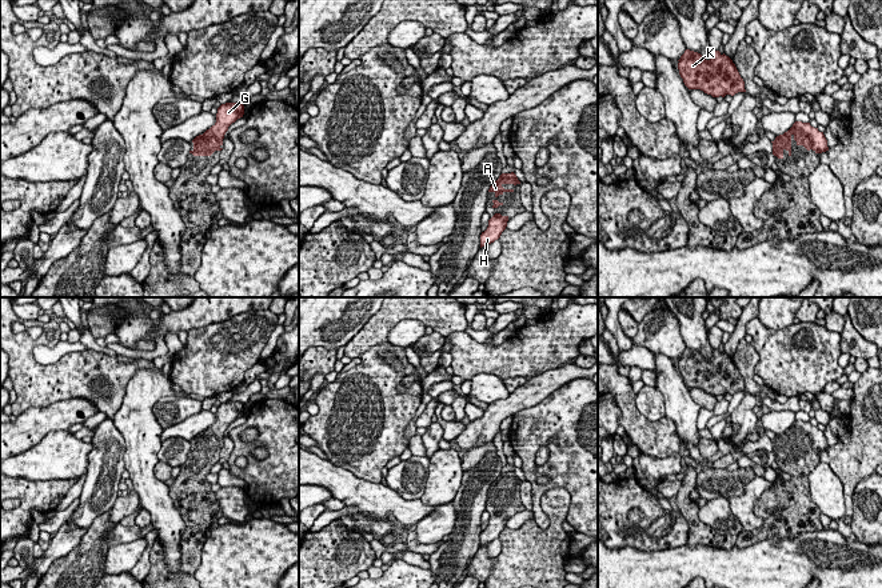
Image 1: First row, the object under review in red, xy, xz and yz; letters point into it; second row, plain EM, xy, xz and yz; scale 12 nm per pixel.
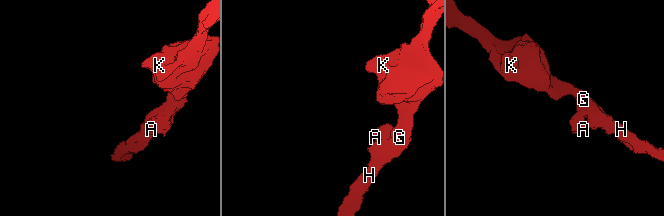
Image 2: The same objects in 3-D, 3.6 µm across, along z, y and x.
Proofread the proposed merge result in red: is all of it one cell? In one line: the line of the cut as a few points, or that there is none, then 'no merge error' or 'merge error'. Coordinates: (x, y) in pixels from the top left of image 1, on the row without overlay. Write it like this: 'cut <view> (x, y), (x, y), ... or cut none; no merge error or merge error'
cut none; no merge error

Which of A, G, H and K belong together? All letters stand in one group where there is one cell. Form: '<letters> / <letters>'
A G H K

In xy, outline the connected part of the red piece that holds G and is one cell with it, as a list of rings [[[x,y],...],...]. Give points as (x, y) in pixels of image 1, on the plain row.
[[[226,401],[217,407],[216,421],[203,433],[196,435],[193,448],[189,449],[193,455],[211,455],[215,449],[222,449],[223,437],[228,425],[238,417],[243,416],[244,404],[242,401]]]

